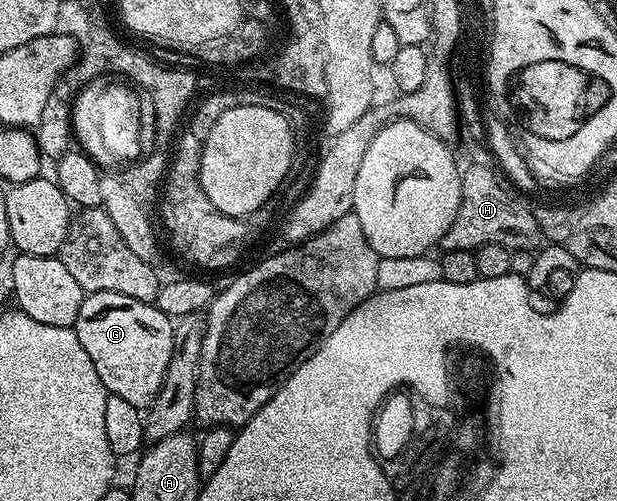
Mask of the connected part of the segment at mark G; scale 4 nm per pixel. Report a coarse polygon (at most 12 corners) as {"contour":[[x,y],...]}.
{"contour":[[115,292],[80,306],[80,346],[111,396],[151,403],[174,353],[158,308]]}

